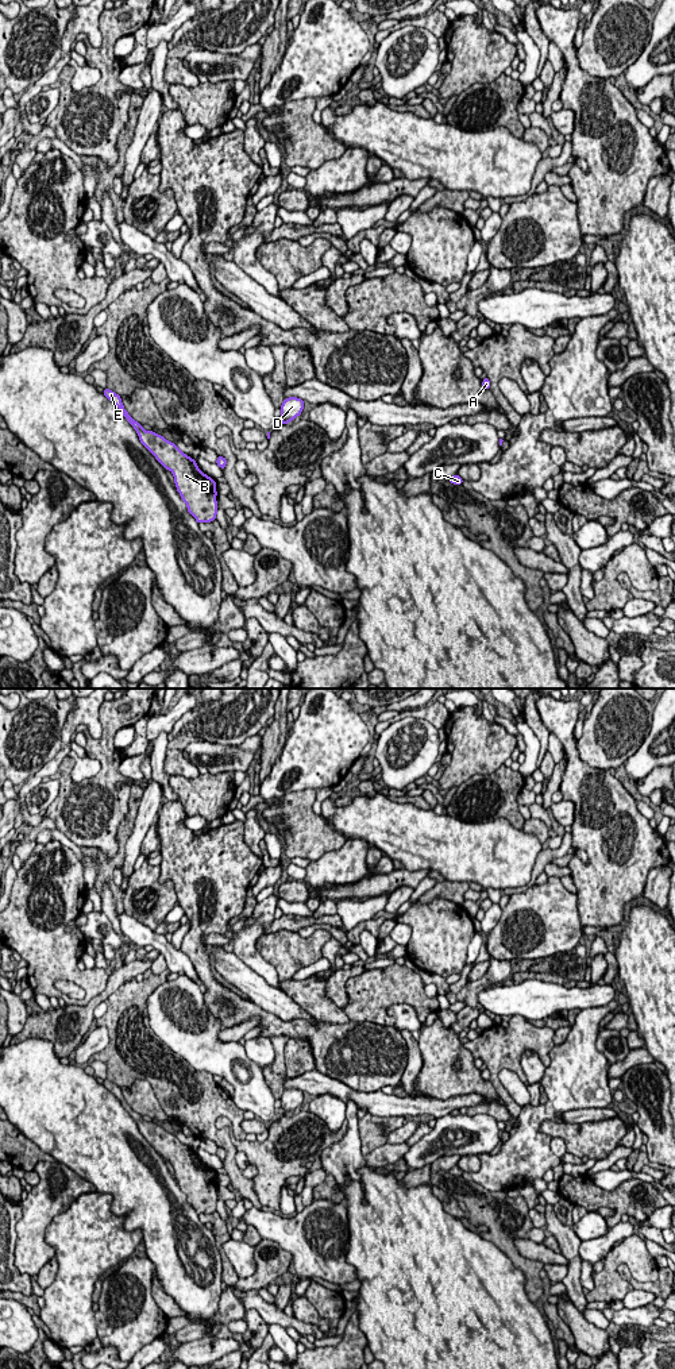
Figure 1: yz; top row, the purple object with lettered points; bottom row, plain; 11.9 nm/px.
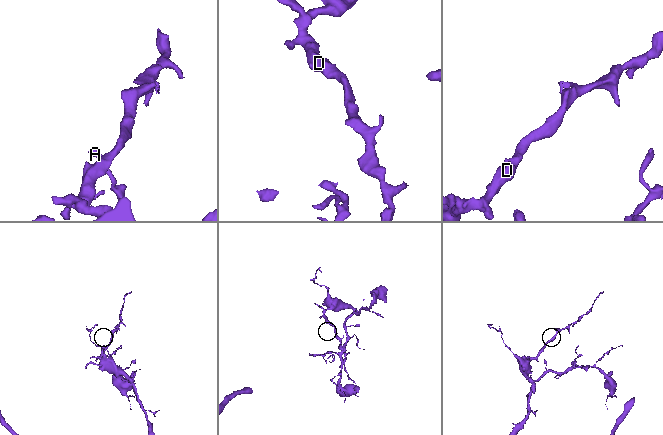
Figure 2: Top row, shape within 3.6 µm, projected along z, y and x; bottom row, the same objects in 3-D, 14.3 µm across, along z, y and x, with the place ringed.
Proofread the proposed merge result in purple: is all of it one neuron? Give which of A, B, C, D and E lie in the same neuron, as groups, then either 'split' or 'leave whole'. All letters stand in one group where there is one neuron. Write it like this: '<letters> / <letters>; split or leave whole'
A B C D E; leave whole

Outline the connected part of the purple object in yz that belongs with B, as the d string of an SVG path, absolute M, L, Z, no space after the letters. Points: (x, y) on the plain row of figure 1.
M108 1079L103 1085L112 1092L136 1122L140 1134L155 1148L155 1150L174 1168L177 1183L186 1195L188 1203L200 1214L216 1211L216 1173L204 1165L194 1150L184 1145L174 1134L166 1131L154 1122L146 1122L124 1100L122 1088Z

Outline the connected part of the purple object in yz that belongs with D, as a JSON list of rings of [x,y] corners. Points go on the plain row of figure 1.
[[[297,1088],[285,1090],[281,1096],[281,1115],[289,1115],[297,1107],[302,1104],[304,1100],[304,1091]]]

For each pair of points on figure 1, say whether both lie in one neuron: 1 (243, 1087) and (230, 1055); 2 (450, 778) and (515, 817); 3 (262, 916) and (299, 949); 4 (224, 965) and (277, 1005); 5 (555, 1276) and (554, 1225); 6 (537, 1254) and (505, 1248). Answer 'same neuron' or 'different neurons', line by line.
1: same neuron
2: different neurons
3: different neurons
4: same neuron
5: different neurons
6: different neurons

